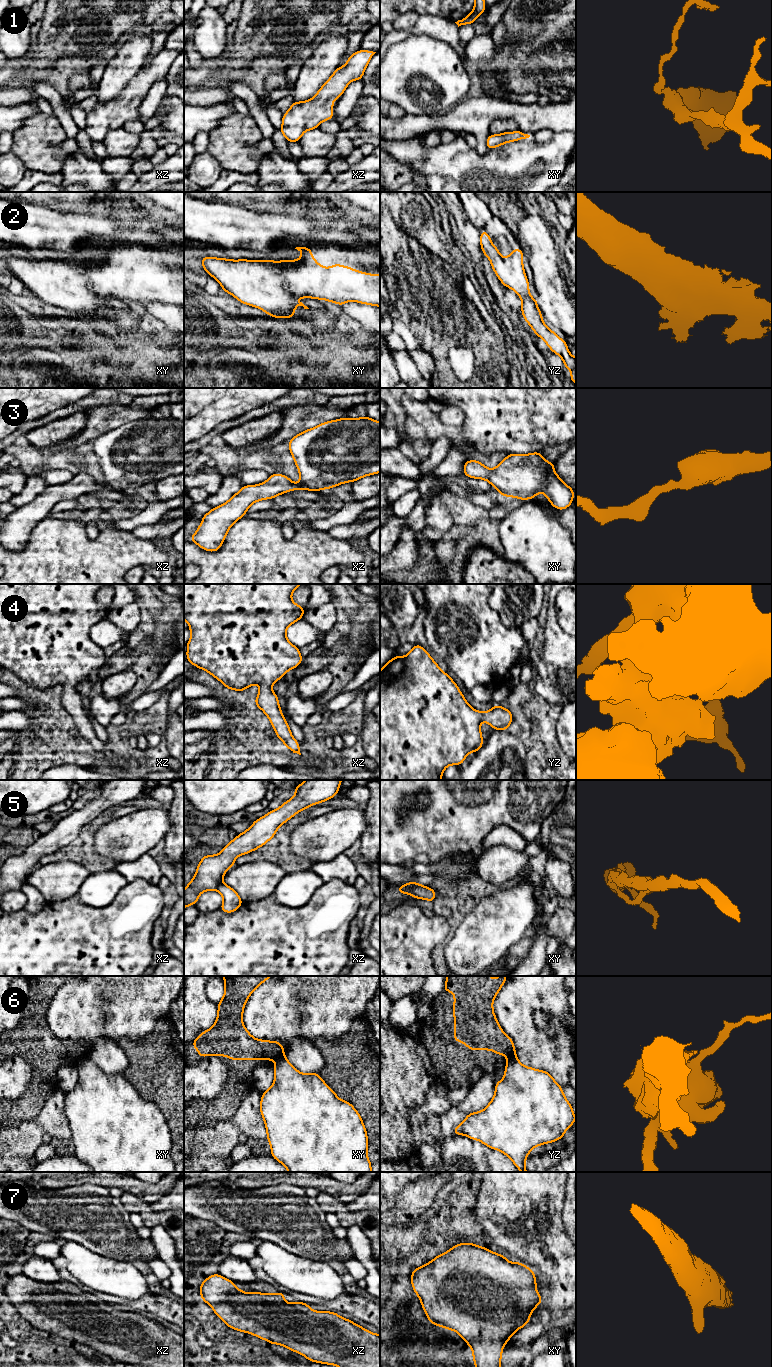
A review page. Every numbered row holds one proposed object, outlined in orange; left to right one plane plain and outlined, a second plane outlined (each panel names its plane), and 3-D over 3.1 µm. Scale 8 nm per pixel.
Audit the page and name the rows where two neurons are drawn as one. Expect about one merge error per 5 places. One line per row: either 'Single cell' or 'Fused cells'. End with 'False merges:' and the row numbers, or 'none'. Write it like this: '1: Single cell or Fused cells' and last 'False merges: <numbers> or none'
1: Single cell
2: Single cell
3: Single cell
4: Single cell
5: Single cell
6: Fused cells
7: Single cell
False merges: 6

